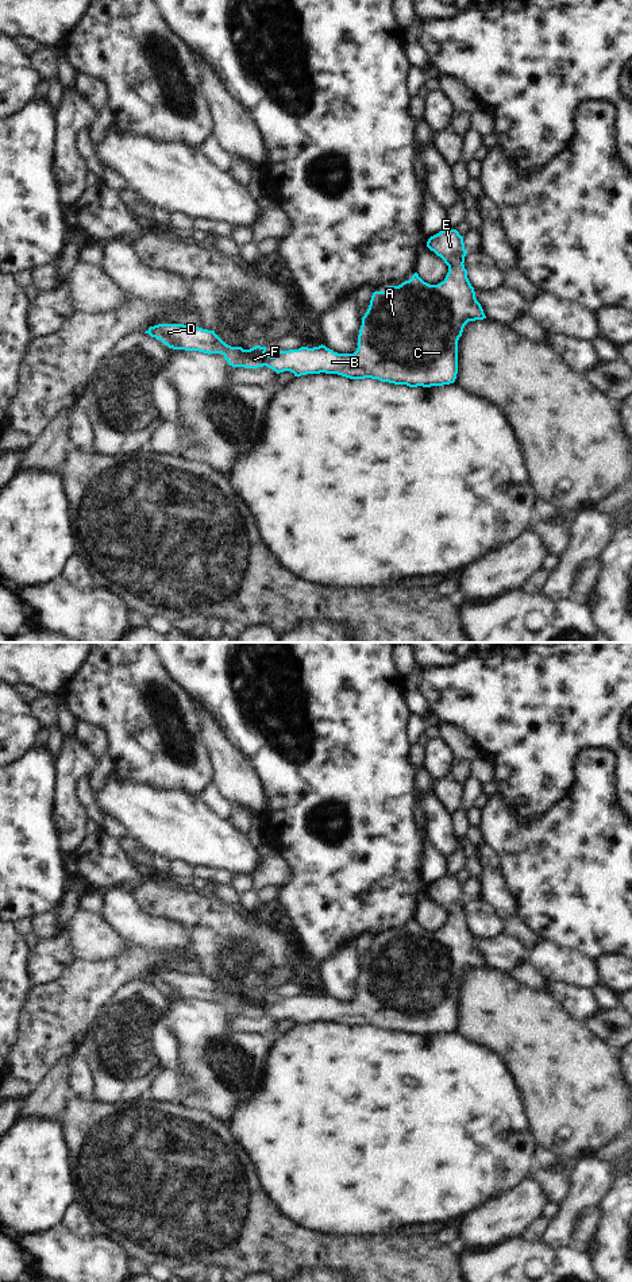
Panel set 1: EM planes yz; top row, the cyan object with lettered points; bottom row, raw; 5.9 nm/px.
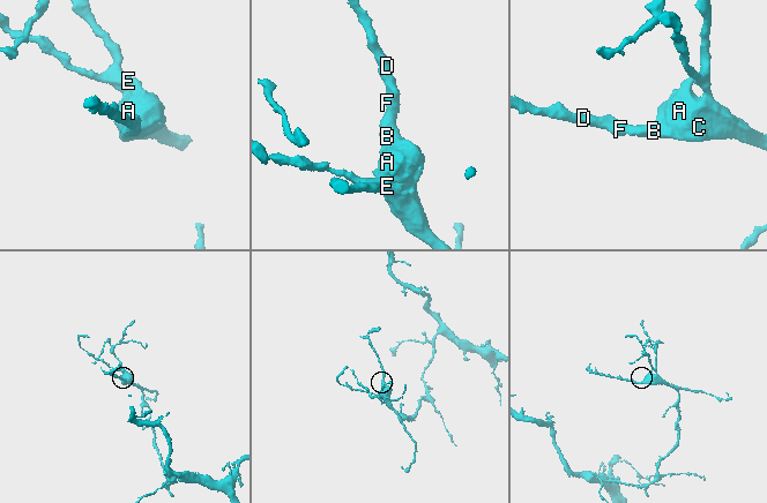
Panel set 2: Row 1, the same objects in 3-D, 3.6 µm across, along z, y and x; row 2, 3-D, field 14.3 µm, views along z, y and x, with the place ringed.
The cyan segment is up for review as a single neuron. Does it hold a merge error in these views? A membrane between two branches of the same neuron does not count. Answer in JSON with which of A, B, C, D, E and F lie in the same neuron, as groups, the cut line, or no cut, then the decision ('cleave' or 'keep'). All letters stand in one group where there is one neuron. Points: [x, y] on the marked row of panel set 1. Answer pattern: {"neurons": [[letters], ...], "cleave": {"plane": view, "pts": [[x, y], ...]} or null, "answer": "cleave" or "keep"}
{"neurons": [["A", "B", "C", "D", "E", "F"]], "cleave": null, "answer": "keep"}

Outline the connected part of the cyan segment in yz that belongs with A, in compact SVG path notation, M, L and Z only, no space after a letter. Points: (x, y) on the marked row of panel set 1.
M444 228L439 233L431 236L427 247L440 256L448 266L448 273L443 282L429 285L424 282L417 273L409 281L398 286L388 286L384 291L374 291L370 305L362 317L362 325L358 335L358 348L354 354L338 354L325 345L313 348L301 347L298 350L278 351L274 356L266 355L266 347L255 345L250 350L242 347L231 347L226 344L215 331L203 329L199 327L189 327L184 324L158 324L150 327L144 333L161 340L165 345L173 350L199 351L204 354L221 354L232 367L258 368L269 367L277 374L290 371L294 377L307 374L338 374L350 379L378 379L394 385L406 385L409 387L431 387L454 383L458 374L458 340L462 336L463 328L469 321L486 318L481 304L475 298L474 287L467 278L465 269L465 250L463 236L456 229Z

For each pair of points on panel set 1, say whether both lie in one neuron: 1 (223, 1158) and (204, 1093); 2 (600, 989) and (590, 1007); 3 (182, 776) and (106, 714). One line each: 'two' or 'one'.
1: two
2: two
3: one

